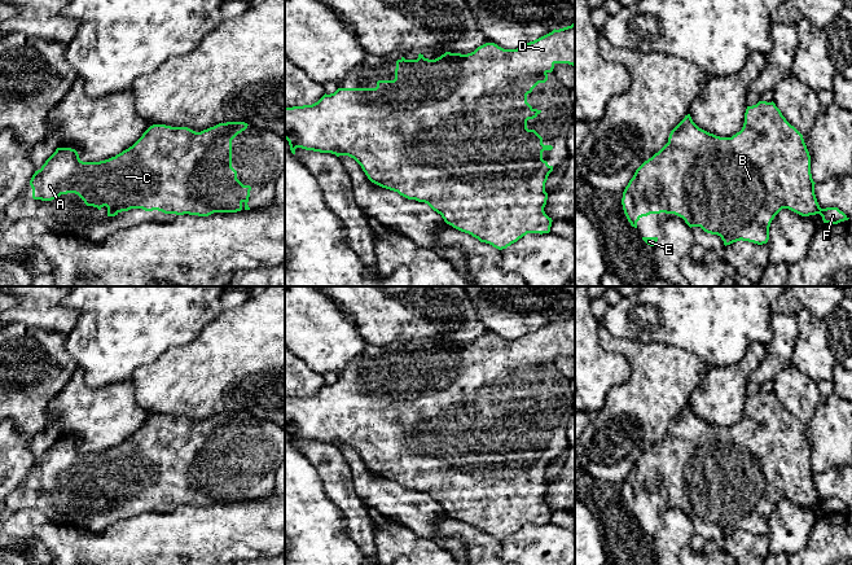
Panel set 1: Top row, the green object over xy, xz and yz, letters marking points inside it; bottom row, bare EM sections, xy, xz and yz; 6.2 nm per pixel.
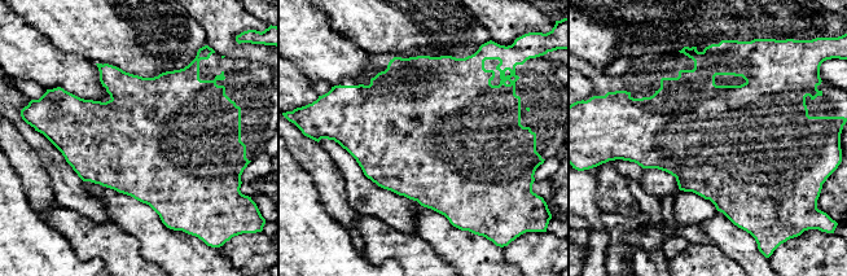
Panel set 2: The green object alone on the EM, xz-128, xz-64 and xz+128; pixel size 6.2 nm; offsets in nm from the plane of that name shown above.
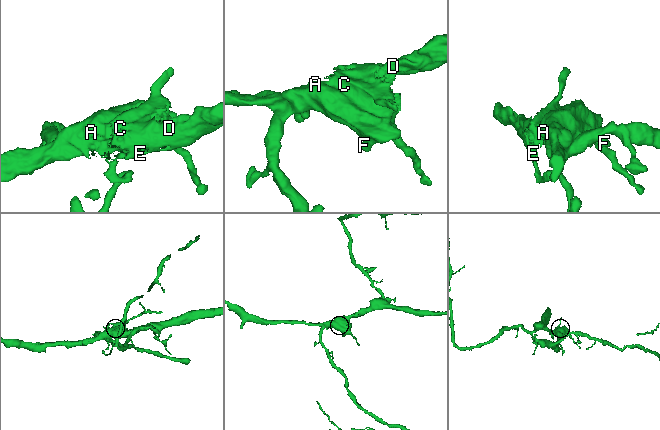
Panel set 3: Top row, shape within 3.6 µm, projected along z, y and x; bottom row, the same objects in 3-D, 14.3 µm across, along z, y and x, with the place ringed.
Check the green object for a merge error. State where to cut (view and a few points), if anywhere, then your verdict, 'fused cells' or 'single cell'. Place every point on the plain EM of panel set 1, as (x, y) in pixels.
no cut | single cell

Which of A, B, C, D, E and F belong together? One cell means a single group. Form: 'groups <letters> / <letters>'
groups A B C D E F

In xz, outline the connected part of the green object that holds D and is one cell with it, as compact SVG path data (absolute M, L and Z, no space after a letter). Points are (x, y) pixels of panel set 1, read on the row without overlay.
M575 314L517 340L486 333L467 345L445 342L435 350L421 343L417 350L401 347L394 371L378 371L376 378L338 378L312 395L285 398L285 429L293 444L302 438L353 448L372 473L427 494L447 514L502 540L527 524L550 522L553 511L544 498L545 473L553 456L543 450L543 442L553 437L544 435L543 428L527 419L527 411L541 403L527 393L527 385L548 371L555 354L575 356Z

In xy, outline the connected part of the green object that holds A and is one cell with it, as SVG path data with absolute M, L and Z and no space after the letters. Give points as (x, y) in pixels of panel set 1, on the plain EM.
M227 412L196 422L188 417L153 415L132 437L100 452L83 452L75 439L57 438L30 470L32 489L52 491L75 483L87 496L98 500L106 496L107 507L131 499L198 507L250 500L251 477L243 476L232 457L232 430L247 416Z

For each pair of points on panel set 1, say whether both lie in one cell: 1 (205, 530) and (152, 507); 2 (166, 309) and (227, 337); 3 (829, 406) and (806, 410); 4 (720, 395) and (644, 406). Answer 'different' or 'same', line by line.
1: different
2: different
3: different
4: different

